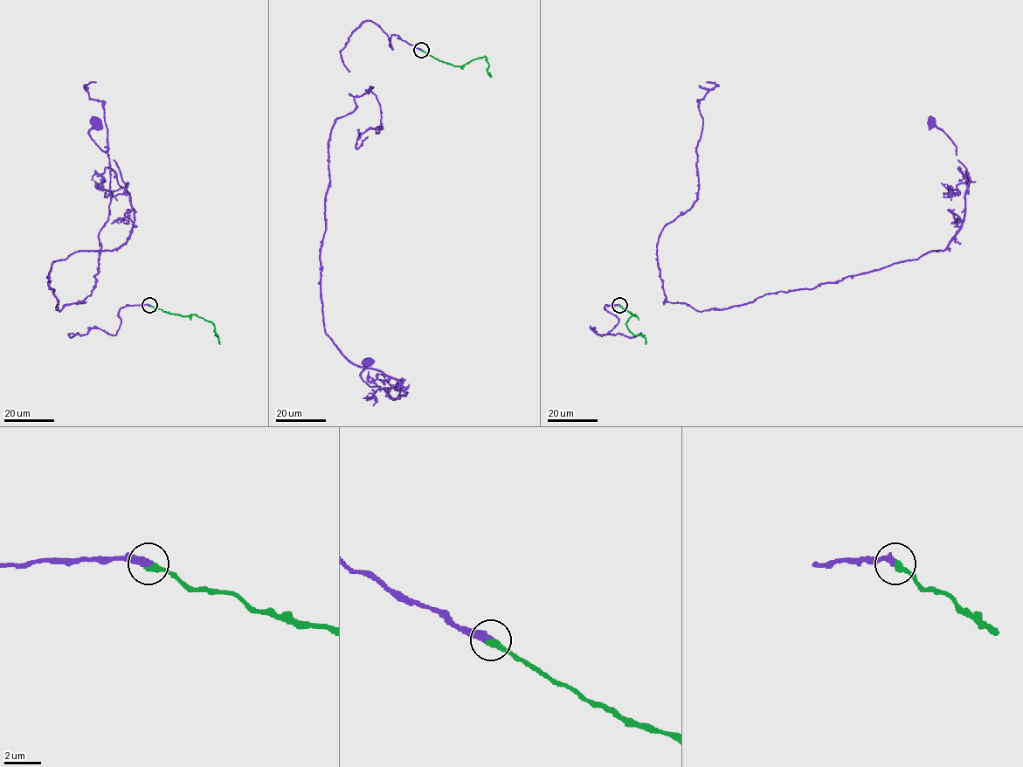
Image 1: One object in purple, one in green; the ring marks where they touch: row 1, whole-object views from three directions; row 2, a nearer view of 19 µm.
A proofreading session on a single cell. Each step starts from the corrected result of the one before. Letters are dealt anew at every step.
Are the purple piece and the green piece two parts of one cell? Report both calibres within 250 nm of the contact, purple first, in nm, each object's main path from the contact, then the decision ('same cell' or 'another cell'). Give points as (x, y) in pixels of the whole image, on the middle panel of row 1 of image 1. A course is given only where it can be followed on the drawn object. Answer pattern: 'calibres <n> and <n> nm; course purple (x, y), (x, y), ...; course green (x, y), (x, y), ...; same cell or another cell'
calibres 400 and 400 nm; course purple (421, 50), (365, 20), (341, 51), (355, 108), (328, 142), (325, 332), (405, 395), (362, 379), (367, 361); course green (421, 50), (439, 60), (459, 66), (483, 57), (491, 76); same cell

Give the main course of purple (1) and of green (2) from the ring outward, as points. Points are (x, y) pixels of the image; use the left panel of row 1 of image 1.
1: (149, 305), (71, 337), (84, 303), (59, 311), (48, 283), (132, 230), (95, 122)
2: (149, 305), (182, 316), (196, 314), (210, 321), (219, 344)

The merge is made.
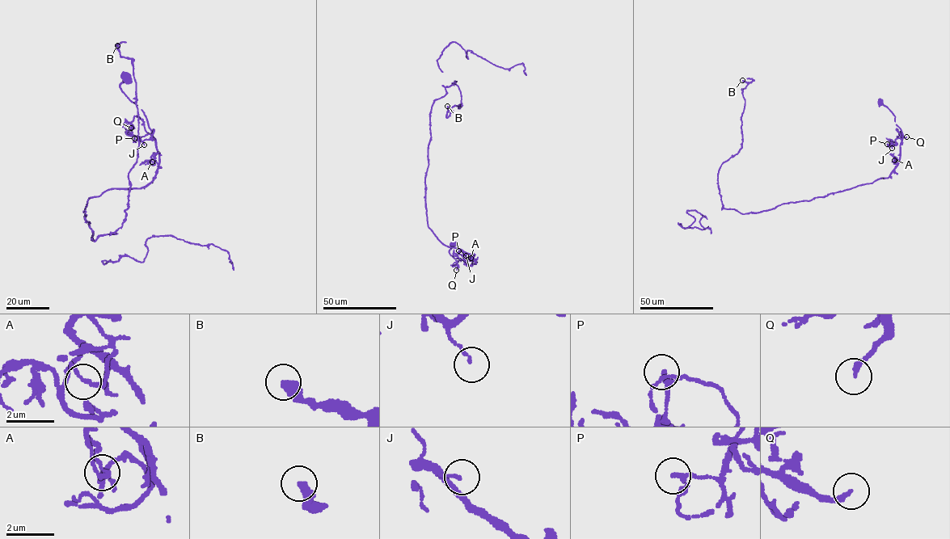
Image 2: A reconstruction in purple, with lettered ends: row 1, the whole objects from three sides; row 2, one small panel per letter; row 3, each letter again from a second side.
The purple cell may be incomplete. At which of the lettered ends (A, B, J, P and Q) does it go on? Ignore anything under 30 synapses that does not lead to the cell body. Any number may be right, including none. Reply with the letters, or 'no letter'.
no letter

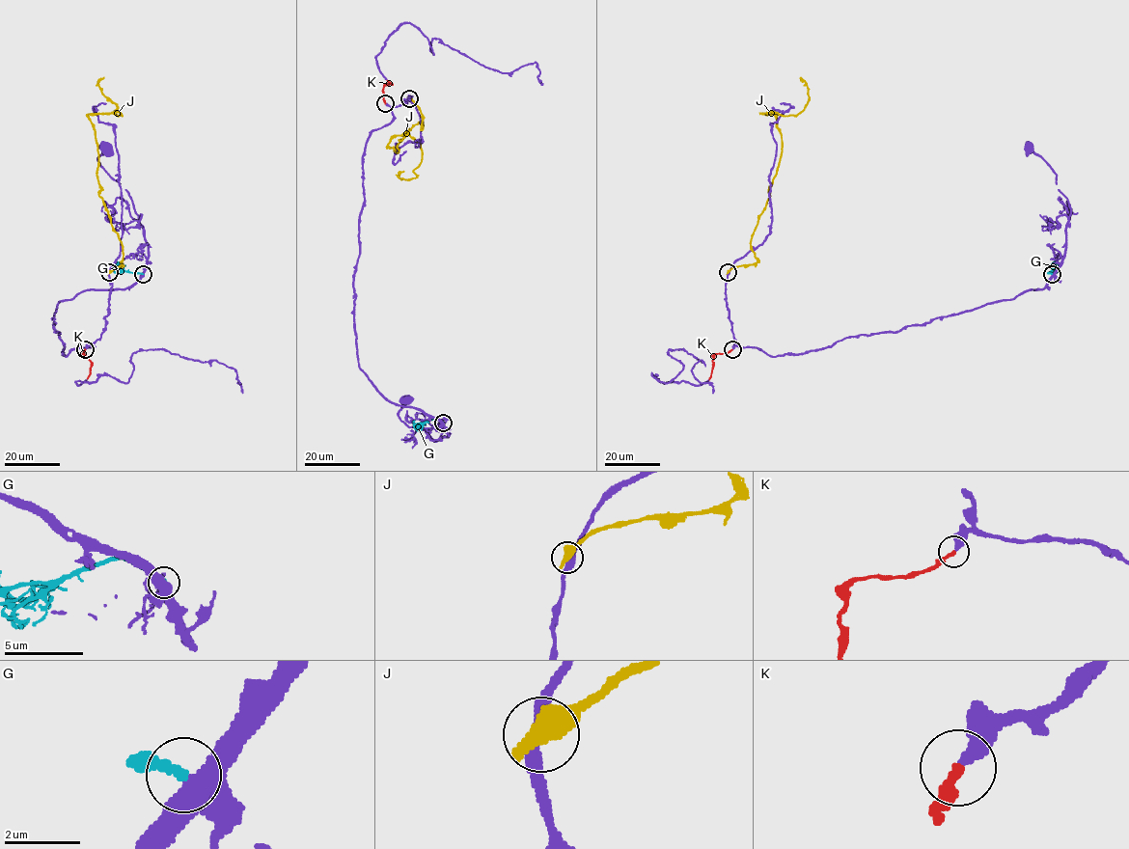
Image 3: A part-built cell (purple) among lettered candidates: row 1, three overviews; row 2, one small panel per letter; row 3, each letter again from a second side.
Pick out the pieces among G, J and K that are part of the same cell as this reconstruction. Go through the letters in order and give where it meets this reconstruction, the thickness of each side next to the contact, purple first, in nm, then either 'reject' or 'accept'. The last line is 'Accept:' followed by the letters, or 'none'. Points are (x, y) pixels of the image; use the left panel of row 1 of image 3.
G: contact (143, 274); calibres 440 and 280 nm; accept
J: contact (109, 272); calibres 320 and 550 nm; reject
K: contact (85, 349); calibres 320 and 240 nm; accept
Accept: G, K

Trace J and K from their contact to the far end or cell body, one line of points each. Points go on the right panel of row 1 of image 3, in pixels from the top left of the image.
J: (728, 272), (757, 260), (751, 239), (782, 151), (777, 119), (762, 114), (800, 112), (809, 99), (801, 77)
K: (732, 349), (714, 355), (709, 379)

